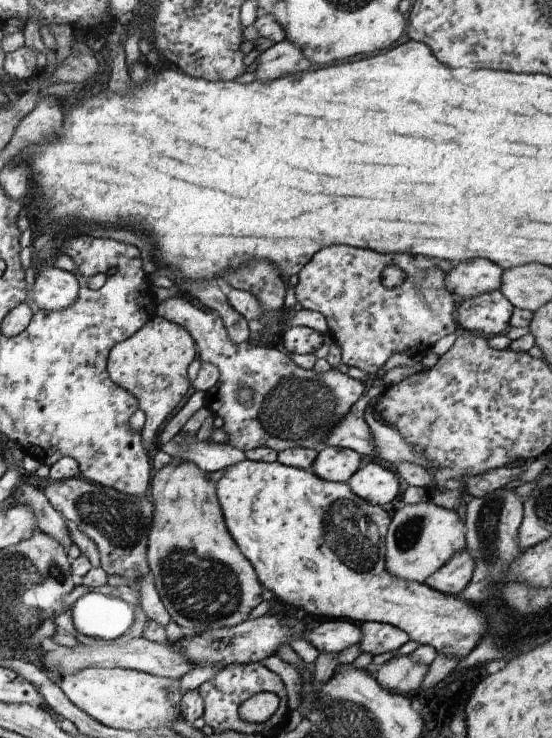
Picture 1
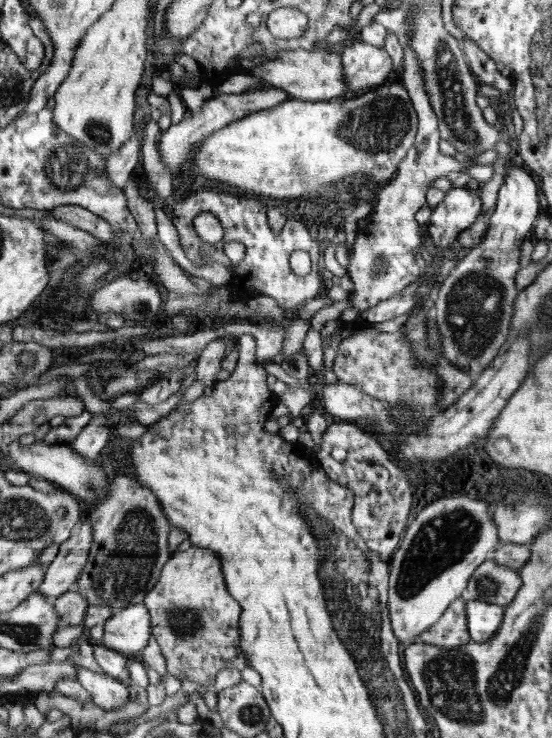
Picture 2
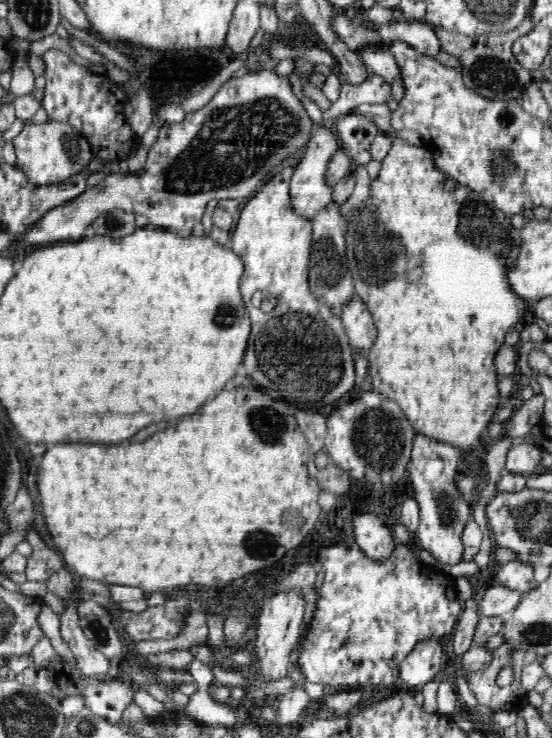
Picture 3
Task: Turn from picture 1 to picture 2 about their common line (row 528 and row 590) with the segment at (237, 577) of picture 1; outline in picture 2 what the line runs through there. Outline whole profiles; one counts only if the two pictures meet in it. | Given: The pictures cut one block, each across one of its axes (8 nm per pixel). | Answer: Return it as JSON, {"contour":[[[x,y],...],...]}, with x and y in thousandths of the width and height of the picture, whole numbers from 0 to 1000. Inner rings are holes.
{"contour":[[[351,738],[341,747],[319,745],[293,770],[286,789],[264,805],[259,817],[275,832],[279,866],[292,878],[306,913],[321,916],[333,925],[357,924],[373,930],[377,925],[388,927],[391,915],[402,907],[438,909],[449,902],[431,859],[431,837],[438,824],[409,799],[399,759],[388,745],[370,745]]]}

